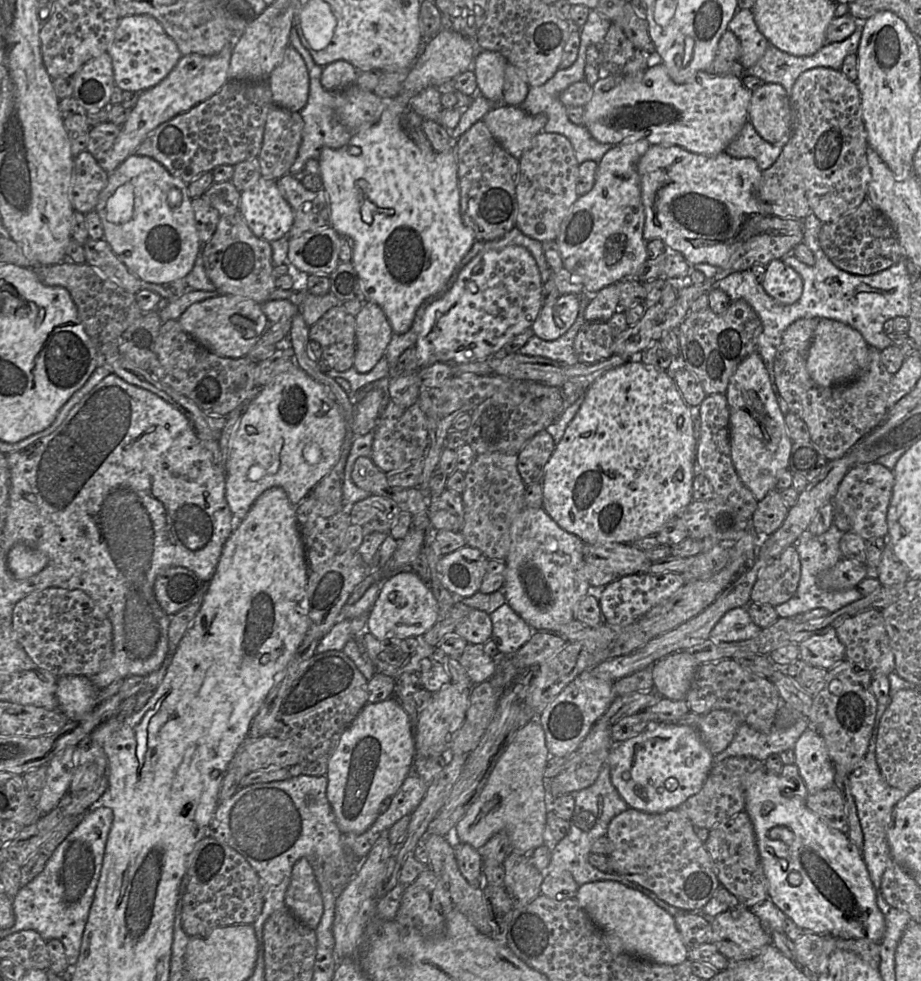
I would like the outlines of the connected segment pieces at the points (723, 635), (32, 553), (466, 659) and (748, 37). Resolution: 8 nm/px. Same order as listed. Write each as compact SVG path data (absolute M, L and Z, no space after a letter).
M739 607L723 615L708 639L715 643L744 641L755 637L760 630L761 628L752 621L746 607Z
M15 544L8 553L7 566L17 579L26 579L46 567L48 557L26 544Z
M468 643L458 661L466 670L473 685L488 680L495 672L495 660L483 651L482 644Z
M738 9L728 28L740 42L739 62L745 70L751 68L763 57L769 44L756 25L753 10Z

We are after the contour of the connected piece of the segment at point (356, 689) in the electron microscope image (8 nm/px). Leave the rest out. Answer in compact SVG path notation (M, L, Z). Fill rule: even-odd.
M342 650L315 653L313 657L302 662L295 679L291 675L285 675L279 682L276 682L254 717L247 737L274 736L294 741L302 749L303 758L297 765L285 768L291 769L292 776L299 774L323 776L327 772L329 758L333 754L342 733L367 703L368 680Z

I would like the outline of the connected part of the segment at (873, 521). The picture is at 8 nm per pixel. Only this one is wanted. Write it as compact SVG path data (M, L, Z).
M878 462L852 467L841 481L833 499L835 510L842 512L847 517L851 530L865 541L872 538L887 539L887 513L893 486L893 470Z

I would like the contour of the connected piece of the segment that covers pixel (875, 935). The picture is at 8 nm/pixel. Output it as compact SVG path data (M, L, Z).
M765 767L756 770L746 778L744 811L748 813L754 827L760 861L767 881L768 899L772 900L788 918L791 918L804 932L813 932L817 935L830 935L842 939L868 939L876 943L881 940L885 930L884 916L877 906L874 885L861 851L849 839L847 834L830 827L822 821L807 807L802 798L788 792L787 786L783 783L780 775L769 772Z

